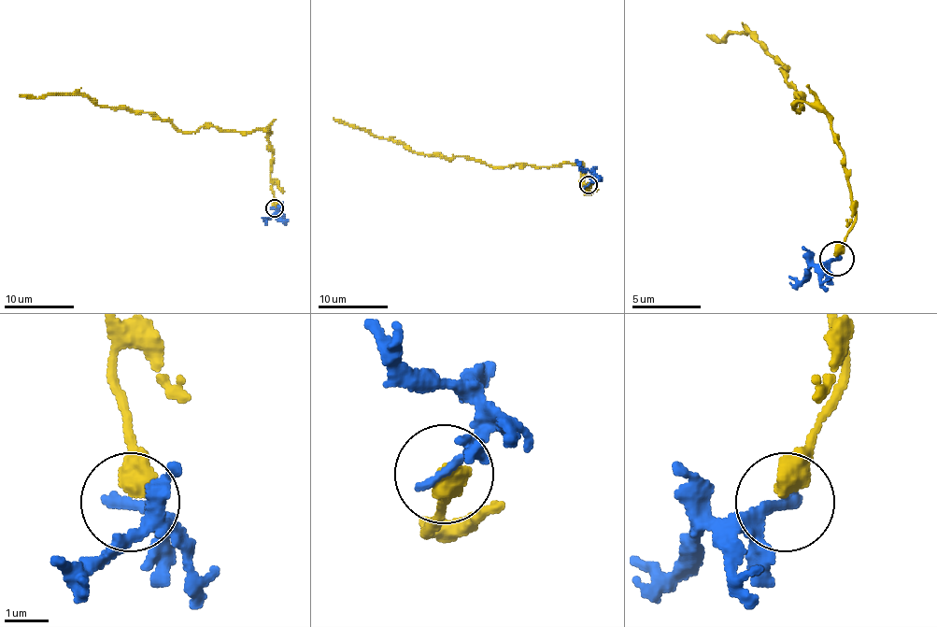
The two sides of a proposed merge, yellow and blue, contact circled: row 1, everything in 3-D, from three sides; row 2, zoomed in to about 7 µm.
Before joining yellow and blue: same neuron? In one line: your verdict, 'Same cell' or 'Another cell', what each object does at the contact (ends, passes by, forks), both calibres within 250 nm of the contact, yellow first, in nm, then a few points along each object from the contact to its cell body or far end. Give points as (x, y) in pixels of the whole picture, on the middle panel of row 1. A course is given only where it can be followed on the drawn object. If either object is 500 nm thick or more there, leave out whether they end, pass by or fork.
Another cell. Thickness 550 nm (yellow) against 240 nm. Course of yellow: (588, 184), (586, 194), (582, 166), (560, 163), (493, 166), (461, 156), (418, 154), (333, 118). Course of blue: (588, 184), (593, 176), (575, 160)

